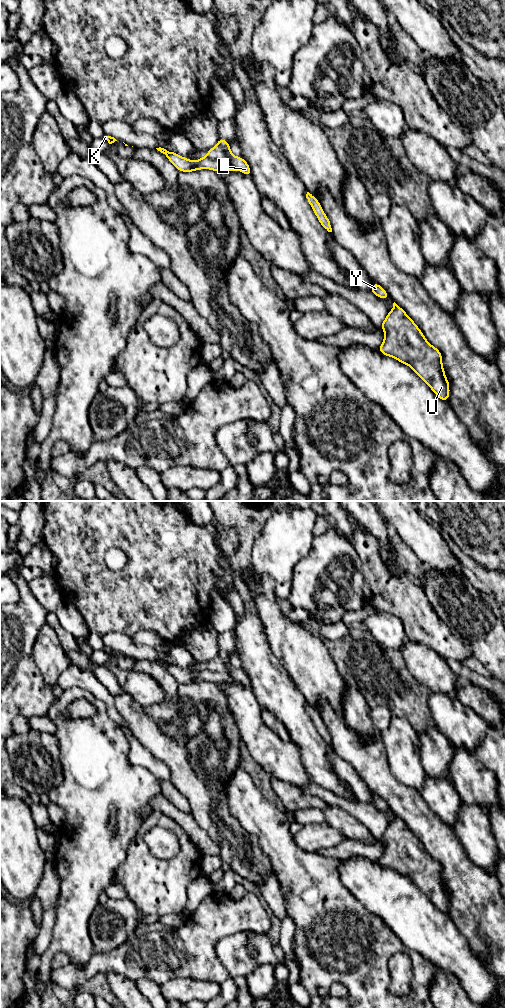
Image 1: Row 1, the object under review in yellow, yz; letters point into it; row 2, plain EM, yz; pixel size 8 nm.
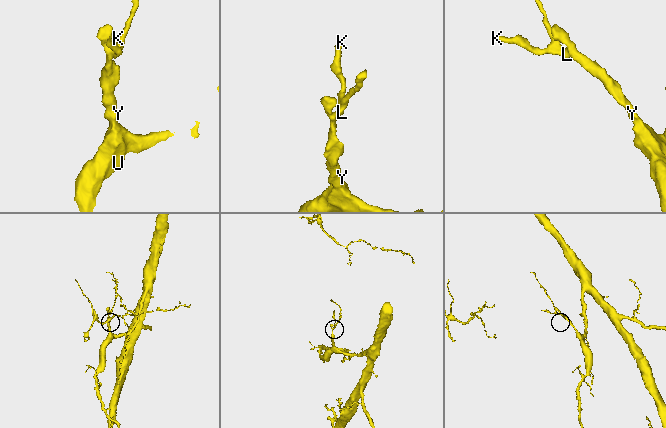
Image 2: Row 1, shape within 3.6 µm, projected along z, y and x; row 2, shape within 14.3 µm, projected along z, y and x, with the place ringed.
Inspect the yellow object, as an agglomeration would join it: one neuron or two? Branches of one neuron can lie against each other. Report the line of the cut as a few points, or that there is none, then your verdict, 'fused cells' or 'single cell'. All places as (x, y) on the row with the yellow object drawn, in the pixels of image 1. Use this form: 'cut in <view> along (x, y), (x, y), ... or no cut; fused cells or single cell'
cut in yz along (206, 156), (212, 159), (226, 160), (237, 169); fused cells

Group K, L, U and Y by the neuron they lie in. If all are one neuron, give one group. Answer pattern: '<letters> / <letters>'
K / L U Y

